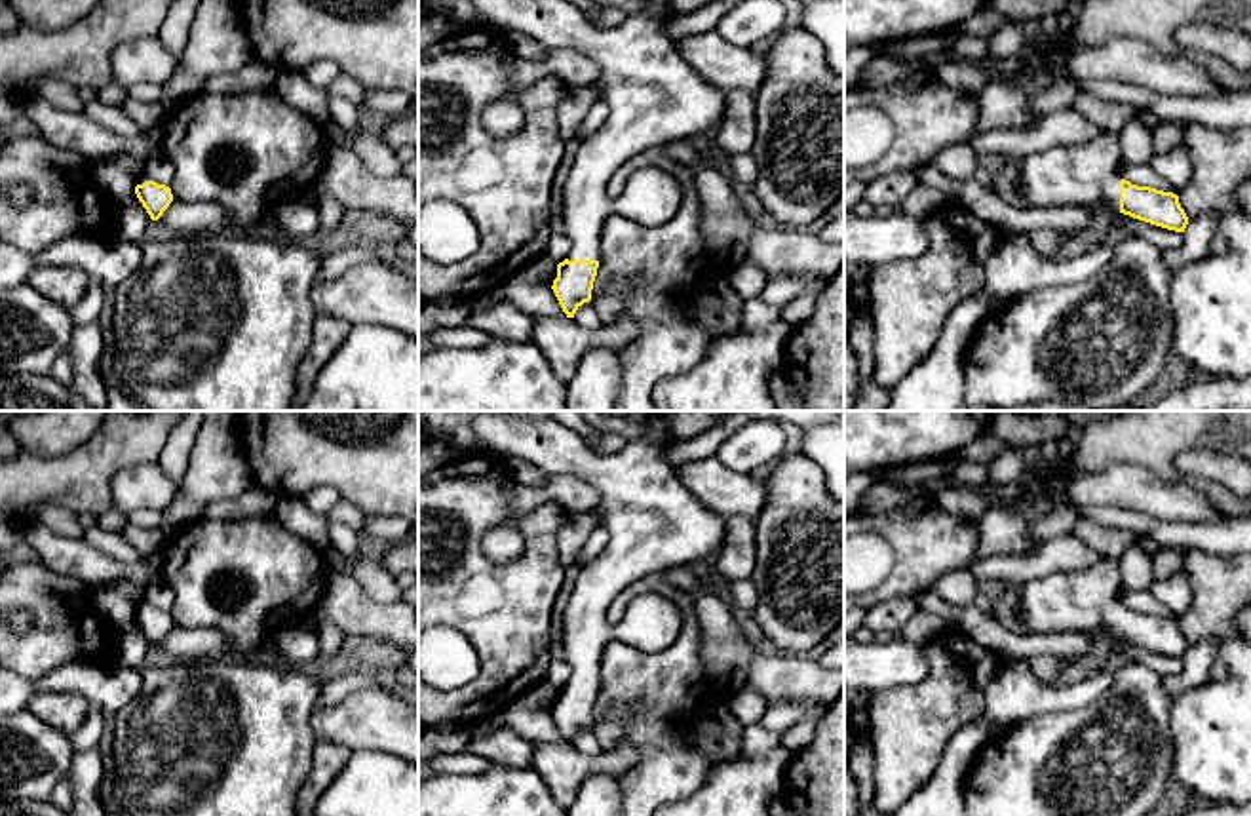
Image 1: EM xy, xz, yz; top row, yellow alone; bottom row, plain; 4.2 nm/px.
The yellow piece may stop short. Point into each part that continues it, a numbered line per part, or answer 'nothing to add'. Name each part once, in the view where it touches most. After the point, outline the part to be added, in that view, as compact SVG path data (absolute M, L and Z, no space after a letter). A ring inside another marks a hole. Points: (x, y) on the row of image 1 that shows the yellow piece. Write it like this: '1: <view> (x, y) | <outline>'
1: xz (653, 96) | M473 0L473 8L485 30L523 32L546 49L570 48L599 67L599 80L605 87L601 99L608 107L608 118L593 135L580 141L563 186L565 236L570 242L567 259L599 261L601 228L614 213L614 202L605 192L612 173L646 148L719 127L726 93L705 82L671 42L667 25L677 15L671 0L646 0L641 11L610 30L601 30L567 0Z

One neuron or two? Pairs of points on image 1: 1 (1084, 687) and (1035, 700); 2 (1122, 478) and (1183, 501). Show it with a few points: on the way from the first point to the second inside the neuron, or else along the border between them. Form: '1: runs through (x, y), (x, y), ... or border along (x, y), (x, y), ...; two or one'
1: runs through (1073, 697), (1046, 699); one
2: runs through (1137, 489), (1168, 501); one

